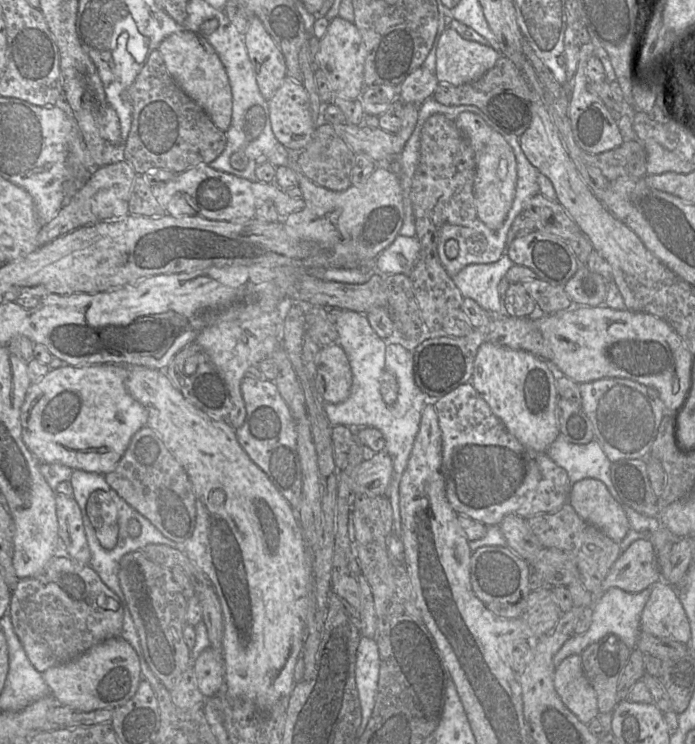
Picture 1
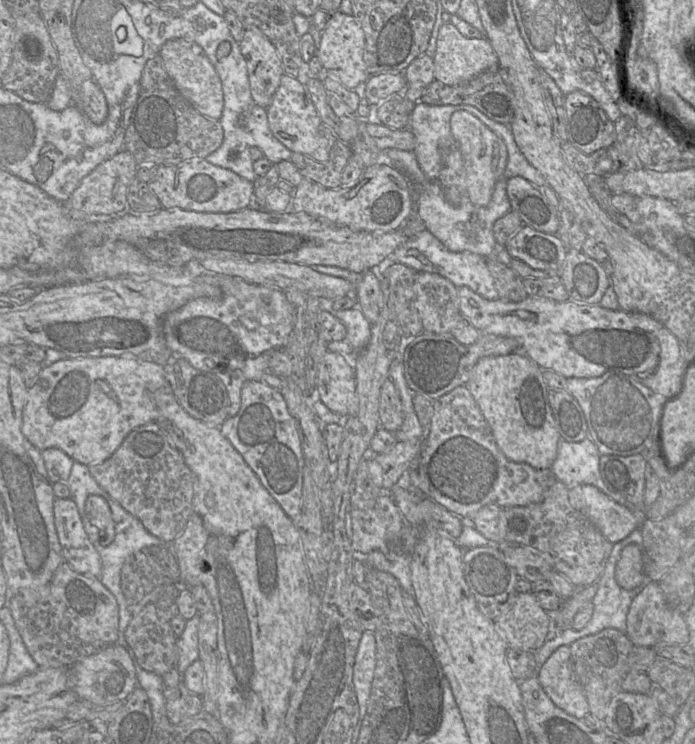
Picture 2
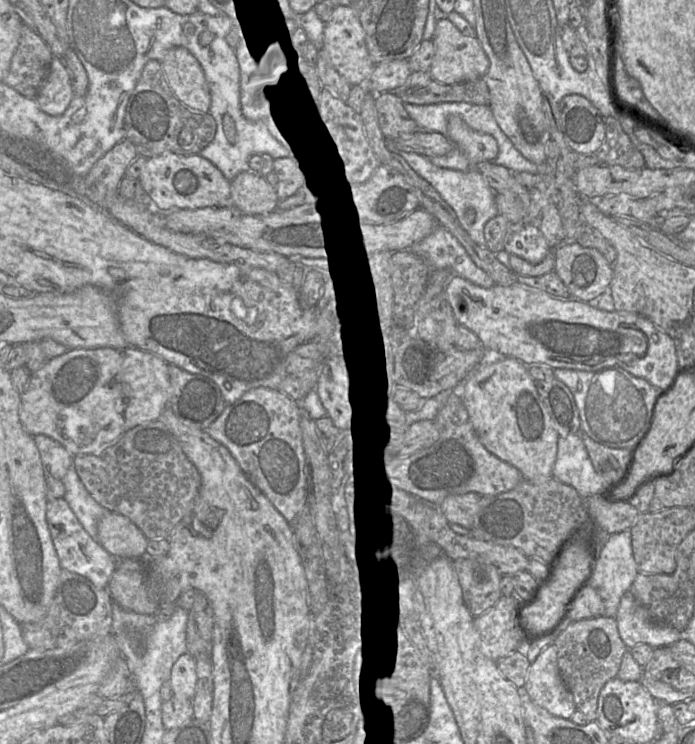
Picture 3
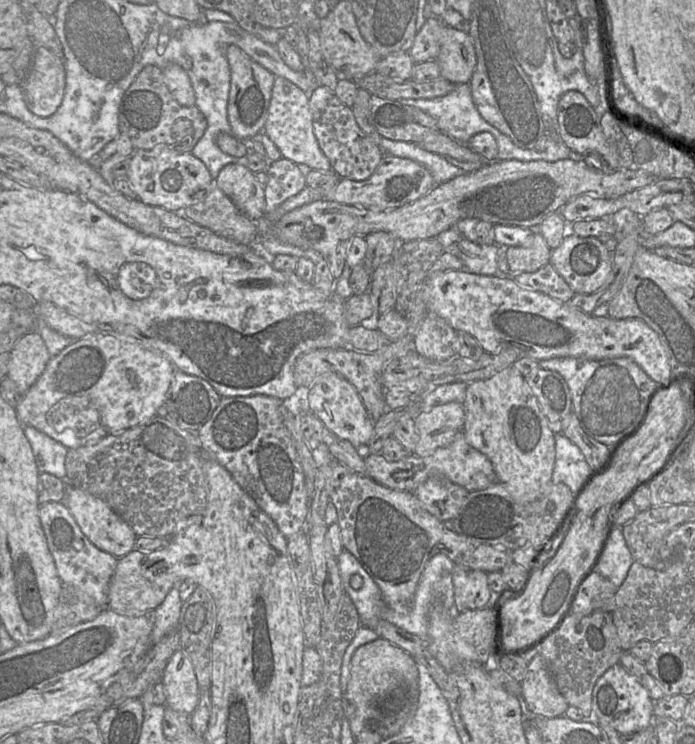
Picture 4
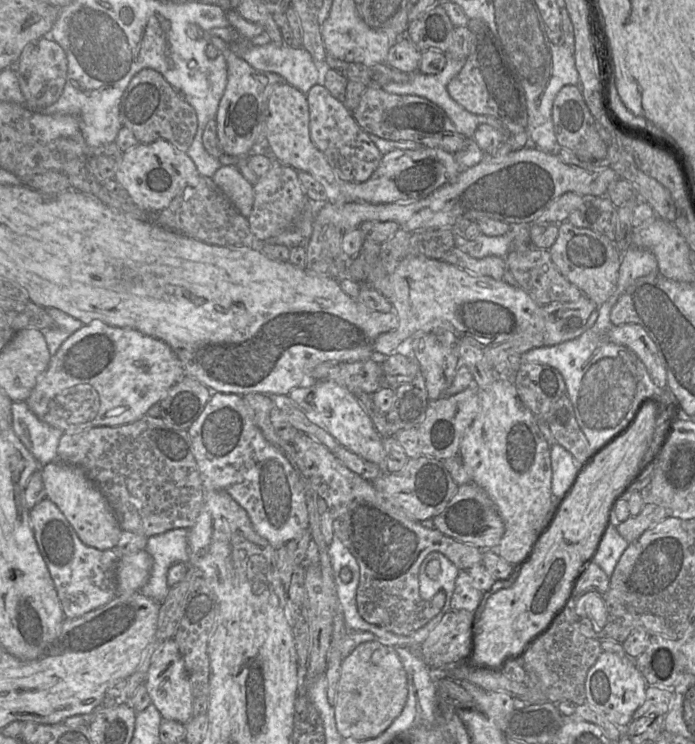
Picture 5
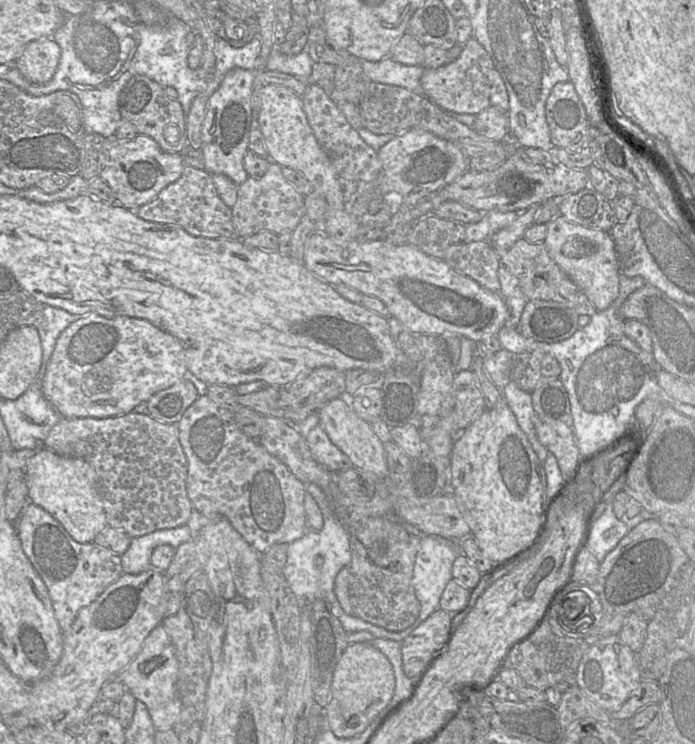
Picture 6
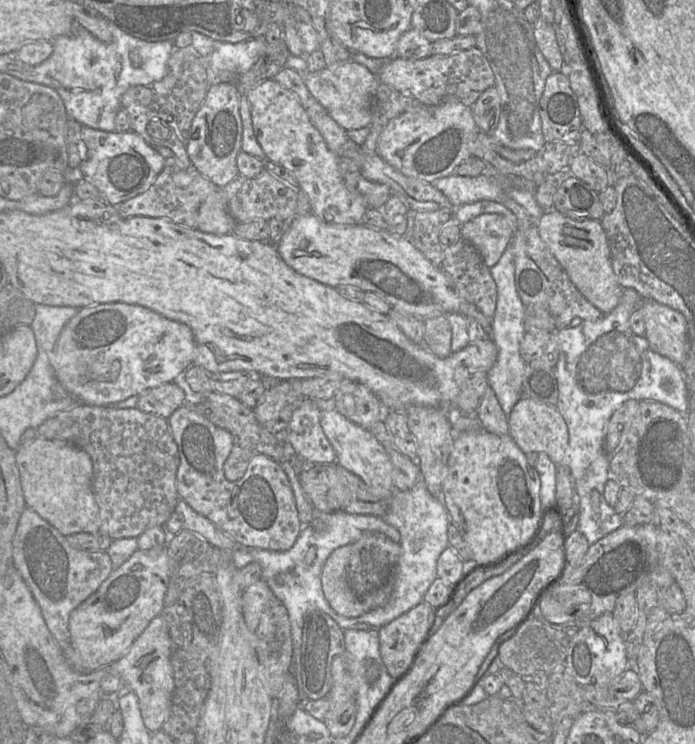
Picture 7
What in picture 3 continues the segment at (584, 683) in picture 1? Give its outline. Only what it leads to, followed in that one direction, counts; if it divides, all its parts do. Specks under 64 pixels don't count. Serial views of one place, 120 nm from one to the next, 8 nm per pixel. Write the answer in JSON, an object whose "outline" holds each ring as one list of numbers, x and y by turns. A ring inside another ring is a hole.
{"outline":[[554,644,530,664,523,687,534,703,554,716,569,719,576,710,573,696,560,675]]}

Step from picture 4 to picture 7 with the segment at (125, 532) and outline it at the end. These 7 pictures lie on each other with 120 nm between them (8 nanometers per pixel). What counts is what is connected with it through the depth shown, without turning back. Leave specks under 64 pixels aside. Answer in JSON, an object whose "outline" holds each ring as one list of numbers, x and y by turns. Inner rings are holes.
{"outline":[[37,436,29,445,19,446,15,455,26,507,34,510,64,536,80,532,95,534,100,530,99,508,92,489,93,463,85,450,65,440]]}

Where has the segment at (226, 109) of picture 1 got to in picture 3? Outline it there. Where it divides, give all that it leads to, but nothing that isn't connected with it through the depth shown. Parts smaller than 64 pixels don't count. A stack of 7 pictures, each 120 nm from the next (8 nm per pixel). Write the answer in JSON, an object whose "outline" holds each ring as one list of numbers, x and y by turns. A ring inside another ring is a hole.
{"outline":[[185,47,171,48,161,61,175,96,189,109,209,112,211,93,203,68]]}

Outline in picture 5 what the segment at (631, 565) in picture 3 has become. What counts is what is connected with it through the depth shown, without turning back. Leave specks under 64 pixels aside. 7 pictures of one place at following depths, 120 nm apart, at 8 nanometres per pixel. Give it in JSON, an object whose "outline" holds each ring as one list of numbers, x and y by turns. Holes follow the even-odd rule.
{"outline":[[615,520,606,527,597,547,594,561,610,577,629,543,619,534]]}

